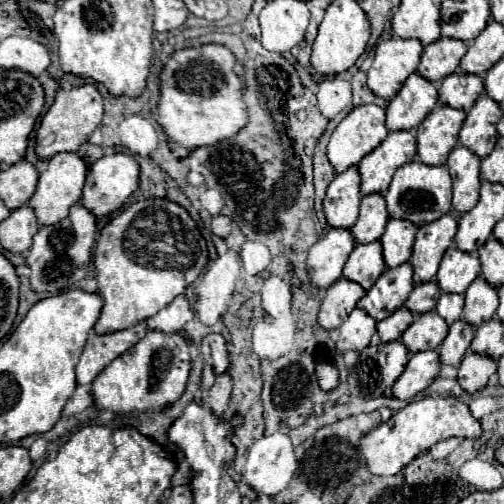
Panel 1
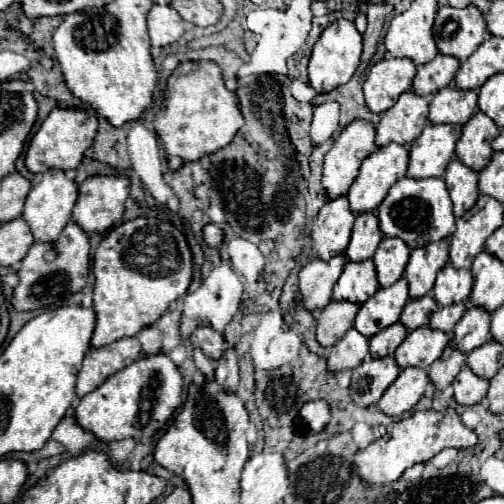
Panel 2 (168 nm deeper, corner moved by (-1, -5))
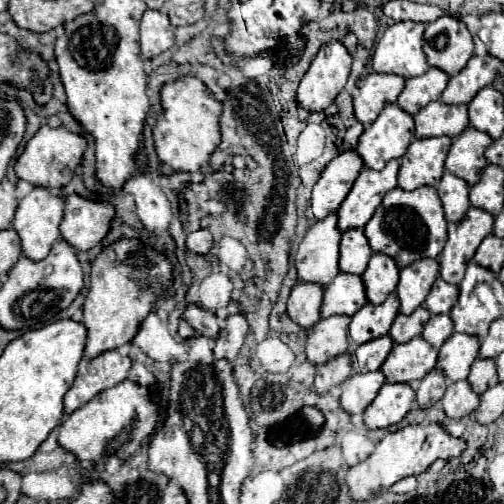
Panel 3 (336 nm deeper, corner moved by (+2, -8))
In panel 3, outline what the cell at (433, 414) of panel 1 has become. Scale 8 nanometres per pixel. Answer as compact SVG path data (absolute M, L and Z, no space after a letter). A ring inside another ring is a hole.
M414 424L414 426L406 426L406 428L400 428L396 432L388 432L376 444L376 450L364 462L348 468L346 484L348 484L350 494L352 494L354 500L368 500L376 492L390 488L390 484L398 482L400 478L418 476L434 460L438 460L438 458L450 460L454 456L460 456L464 450L466 450L466 442L462 438L450 436L442 424L428 424L428 426Z

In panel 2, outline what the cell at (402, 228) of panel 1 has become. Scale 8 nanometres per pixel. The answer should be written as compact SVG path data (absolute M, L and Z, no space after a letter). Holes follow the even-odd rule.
M383 237L373 257L379 285L389 287L397 279L401 279L407 261L409 261L409 247L403 241Z

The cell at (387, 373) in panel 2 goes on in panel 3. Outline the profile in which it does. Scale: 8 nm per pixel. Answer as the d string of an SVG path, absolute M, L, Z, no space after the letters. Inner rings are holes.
M380 370L350 376L340 386L342 388L342 396L340 396L342 408L350 414L362 414L370 406L370 402L376 398L384 382L386 382L386 376L382 376Z

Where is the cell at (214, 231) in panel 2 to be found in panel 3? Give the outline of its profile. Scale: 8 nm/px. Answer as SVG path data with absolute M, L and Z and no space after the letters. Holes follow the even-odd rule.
M196 230L186 238L186 248L196 254L208 254L212 248L212 234L208 230Z

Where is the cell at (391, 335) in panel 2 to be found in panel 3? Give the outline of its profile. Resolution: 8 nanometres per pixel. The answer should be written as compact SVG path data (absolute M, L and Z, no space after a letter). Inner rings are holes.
M386 334L386 336L380 336L380 338L374 338L366 344L360 344L358 348L354 348L352 352L352 366L354 366L354 372L372 372L372 370L380 370L380 366L384 364L386 356L390 354L394 342L392 338Z

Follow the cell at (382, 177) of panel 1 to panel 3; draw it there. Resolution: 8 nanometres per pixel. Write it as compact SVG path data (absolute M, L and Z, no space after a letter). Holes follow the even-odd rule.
M390 160L382 170L362 168L350 194L338 208L338 228L364 228L388 190L398 186L398 162Z

